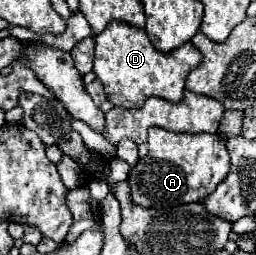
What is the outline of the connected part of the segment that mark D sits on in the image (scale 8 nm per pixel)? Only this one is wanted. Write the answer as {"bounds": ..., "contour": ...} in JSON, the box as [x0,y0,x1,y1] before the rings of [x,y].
{"bounds":[94,21,202,107],"contour":[[[112,21],[96,41],[96,59],[94,59],[94,73],[102,81],[108,99],[118,107],[140,107],[146,97],[162,97],[168,101],[182,101],[184,95],[184,81],[190,69],[200,63],[202,55],[194,45],[188,41],[170,53],[158,51],[144,29],[126,25],[122,21]]]}

